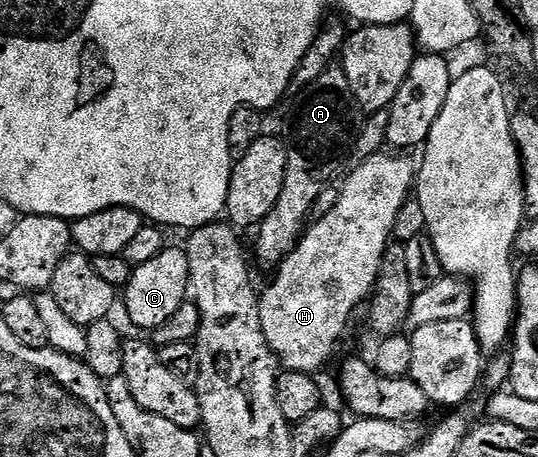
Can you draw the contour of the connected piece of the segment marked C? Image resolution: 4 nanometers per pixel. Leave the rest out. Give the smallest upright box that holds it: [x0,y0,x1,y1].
[121,247,189,331]

